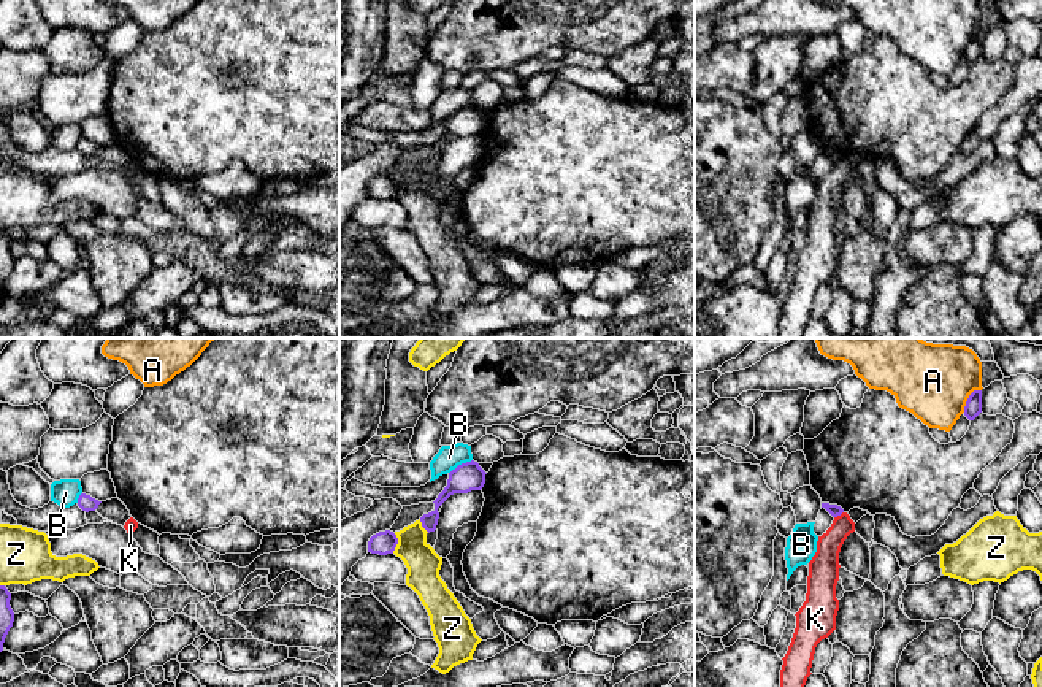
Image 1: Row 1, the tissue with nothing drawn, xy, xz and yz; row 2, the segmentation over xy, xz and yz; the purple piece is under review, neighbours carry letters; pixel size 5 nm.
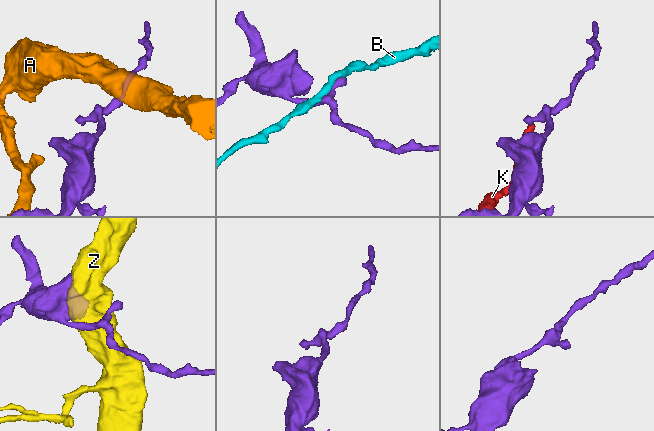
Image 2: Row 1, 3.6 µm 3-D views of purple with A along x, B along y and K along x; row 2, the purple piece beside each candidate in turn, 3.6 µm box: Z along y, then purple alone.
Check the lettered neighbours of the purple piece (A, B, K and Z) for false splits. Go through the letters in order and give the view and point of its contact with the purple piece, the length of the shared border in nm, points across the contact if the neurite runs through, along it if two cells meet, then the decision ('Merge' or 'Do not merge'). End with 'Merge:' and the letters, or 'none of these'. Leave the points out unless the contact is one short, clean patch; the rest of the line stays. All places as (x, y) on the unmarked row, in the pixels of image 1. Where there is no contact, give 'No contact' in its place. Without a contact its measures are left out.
A: Touches purple at yz (968, 43). Shared border 150 nm. Boundary: yz (980, 34), (969, 40), (963, 56). Do not merge
B: Touches purple at xz (462, 108). Shared border 140 nm. Do not merge
K: Touches purple at yz (838, 159). Shared border 60 nm. Boundary: yz (842, 156), (835, 162). Do not merge
Z: Touches purple at xz (397, 188). Shared border 110 nm. Do not merge
Merge: none of these

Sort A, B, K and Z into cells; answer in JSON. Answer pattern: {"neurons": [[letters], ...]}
{"neurons": [["A"], ["B"], ["K"], ["Z"]]}

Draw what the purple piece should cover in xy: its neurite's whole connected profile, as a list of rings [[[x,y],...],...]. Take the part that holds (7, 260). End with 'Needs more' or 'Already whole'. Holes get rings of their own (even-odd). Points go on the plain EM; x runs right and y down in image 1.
[[[0,230],[0,297],[3,295],[5,282],[13,271],[14,257],[10,251],[11,238],[5,230]]]. Already whole

